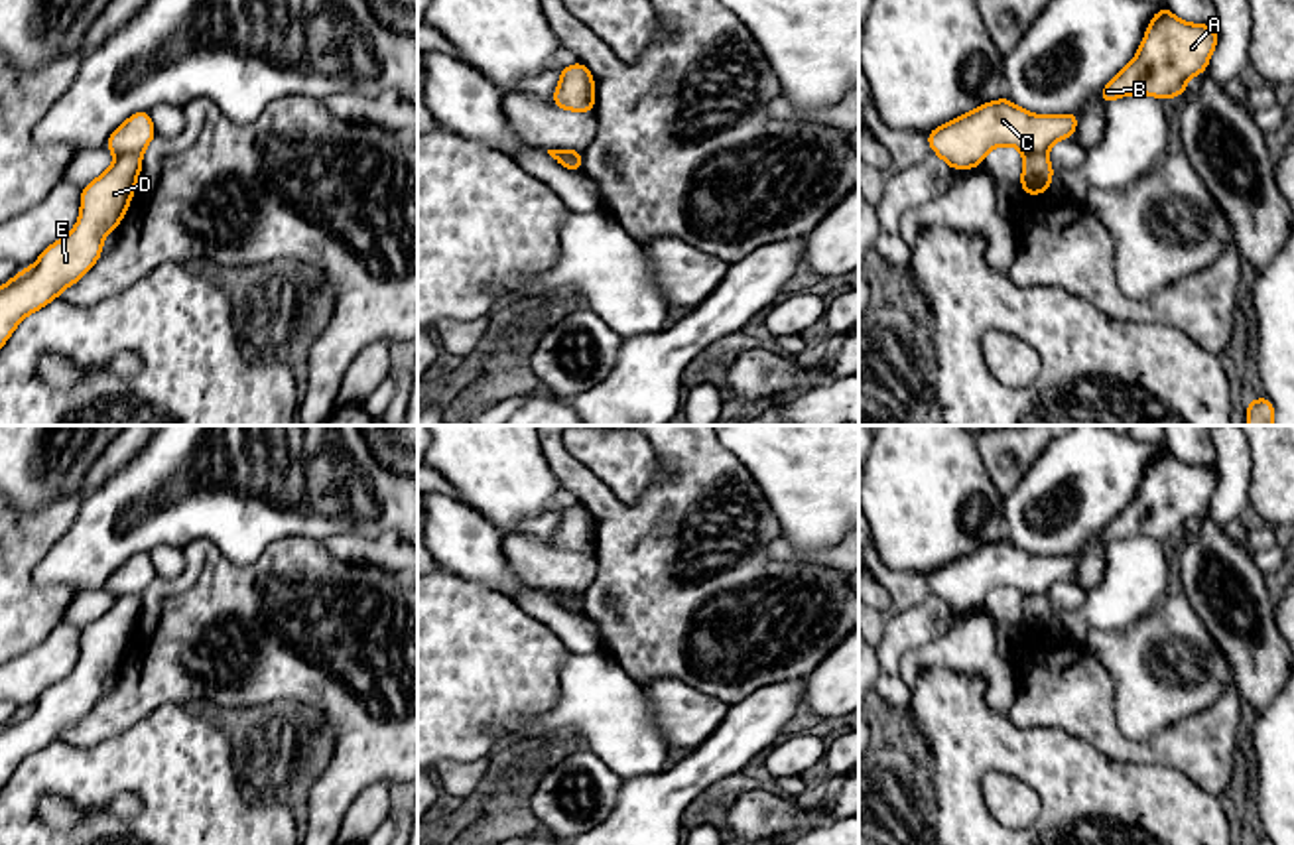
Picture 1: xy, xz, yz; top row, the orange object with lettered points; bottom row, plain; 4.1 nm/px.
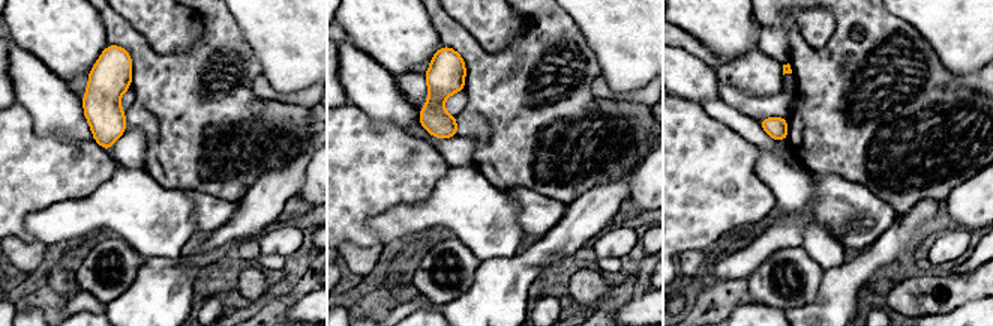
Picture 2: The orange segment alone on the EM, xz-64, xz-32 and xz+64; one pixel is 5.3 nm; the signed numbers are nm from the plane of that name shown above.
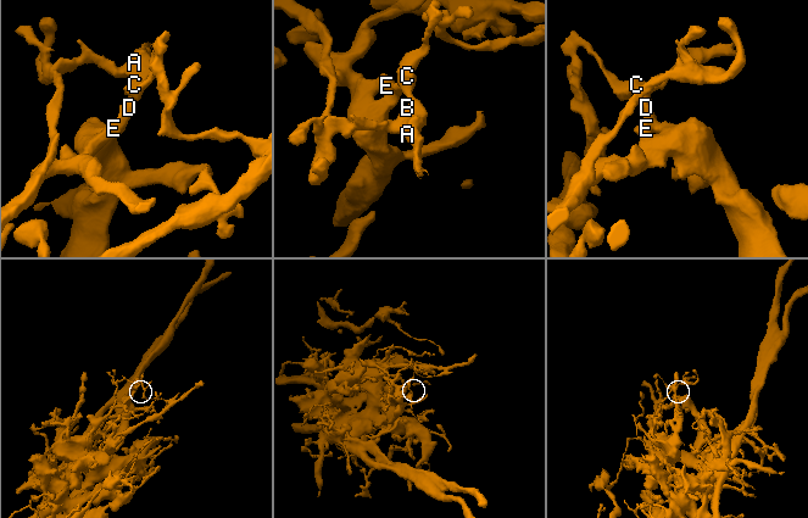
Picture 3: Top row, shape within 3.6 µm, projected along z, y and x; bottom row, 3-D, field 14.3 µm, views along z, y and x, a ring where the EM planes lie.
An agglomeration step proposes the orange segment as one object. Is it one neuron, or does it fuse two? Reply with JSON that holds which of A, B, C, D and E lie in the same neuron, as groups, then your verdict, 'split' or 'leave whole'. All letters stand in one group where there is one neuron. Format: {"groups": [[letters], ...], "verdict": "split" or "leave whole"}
{"groups": [["A", "B", "C"], ["D", "E"]], "verdict": "split"}

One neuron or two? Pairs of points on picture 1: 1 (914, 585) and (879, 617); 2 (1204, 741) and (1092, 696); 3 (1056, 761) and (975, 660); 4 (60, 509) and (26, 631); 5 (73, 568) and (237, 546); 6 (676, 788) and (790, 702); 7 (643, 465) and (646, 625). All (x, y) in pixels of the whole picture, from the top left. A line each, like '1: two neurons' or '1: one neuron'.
1: one neuron
2: one neuron
3: two neurons
4: one neuron
5: one neuron
6: one neuron
7: two neurons

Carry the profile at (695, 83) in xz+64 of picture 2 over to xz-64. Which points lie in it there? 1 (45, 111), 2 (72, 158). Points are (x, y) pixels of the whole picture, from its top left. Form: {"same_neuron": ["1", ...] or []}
{"same_neuron": ["1"]}

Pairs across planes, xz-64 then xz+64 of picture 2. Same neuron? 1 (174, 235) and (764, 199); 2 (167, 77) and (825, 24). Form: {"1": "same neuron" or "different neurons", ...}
{"1": "different neurons", "2": "different neurons"}

